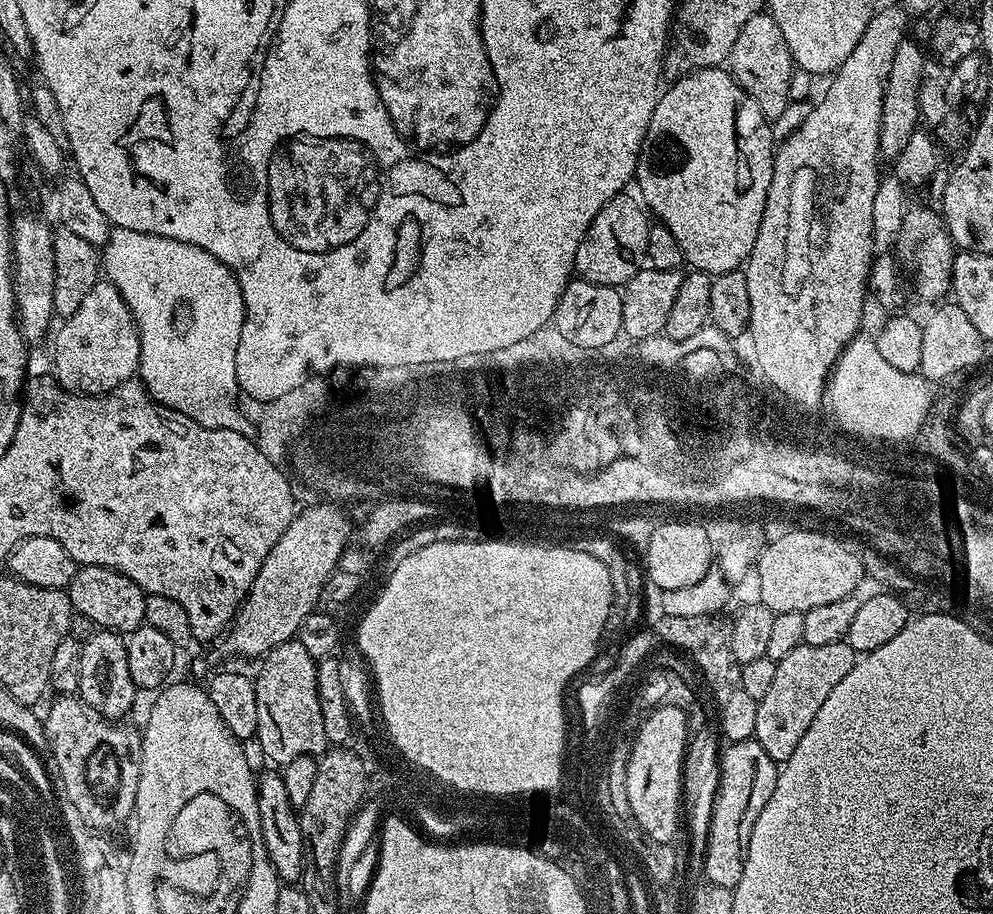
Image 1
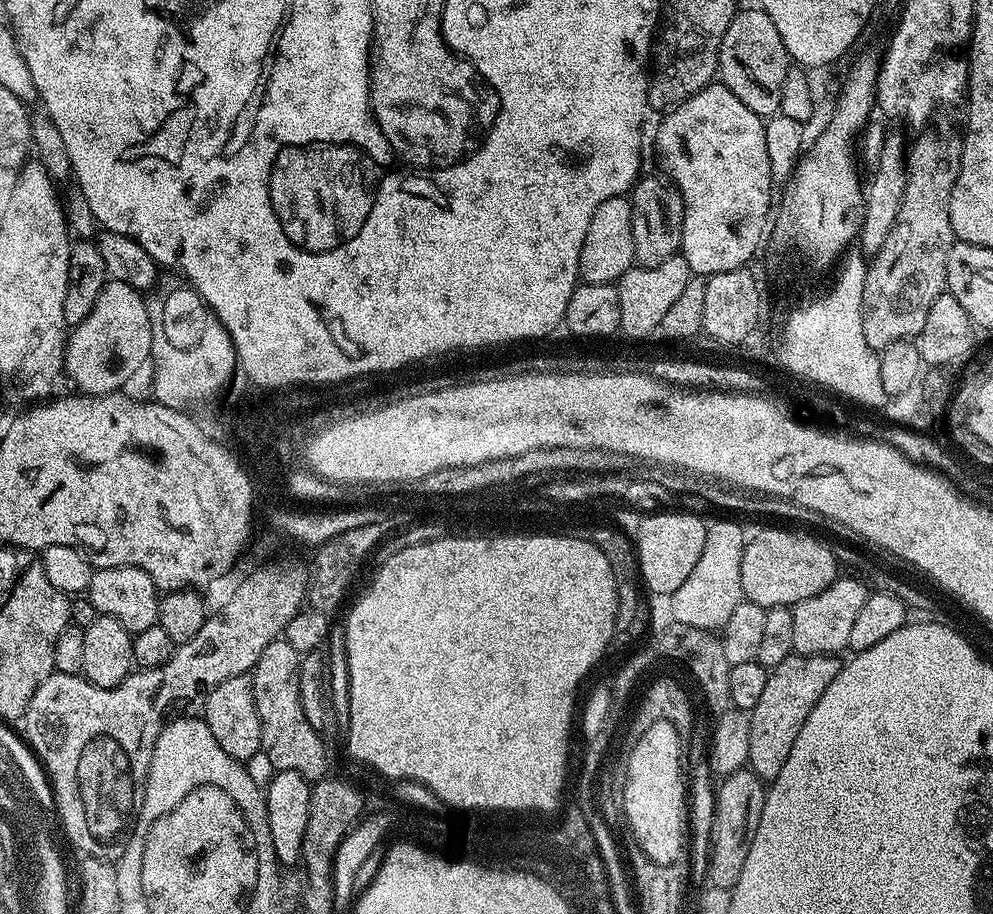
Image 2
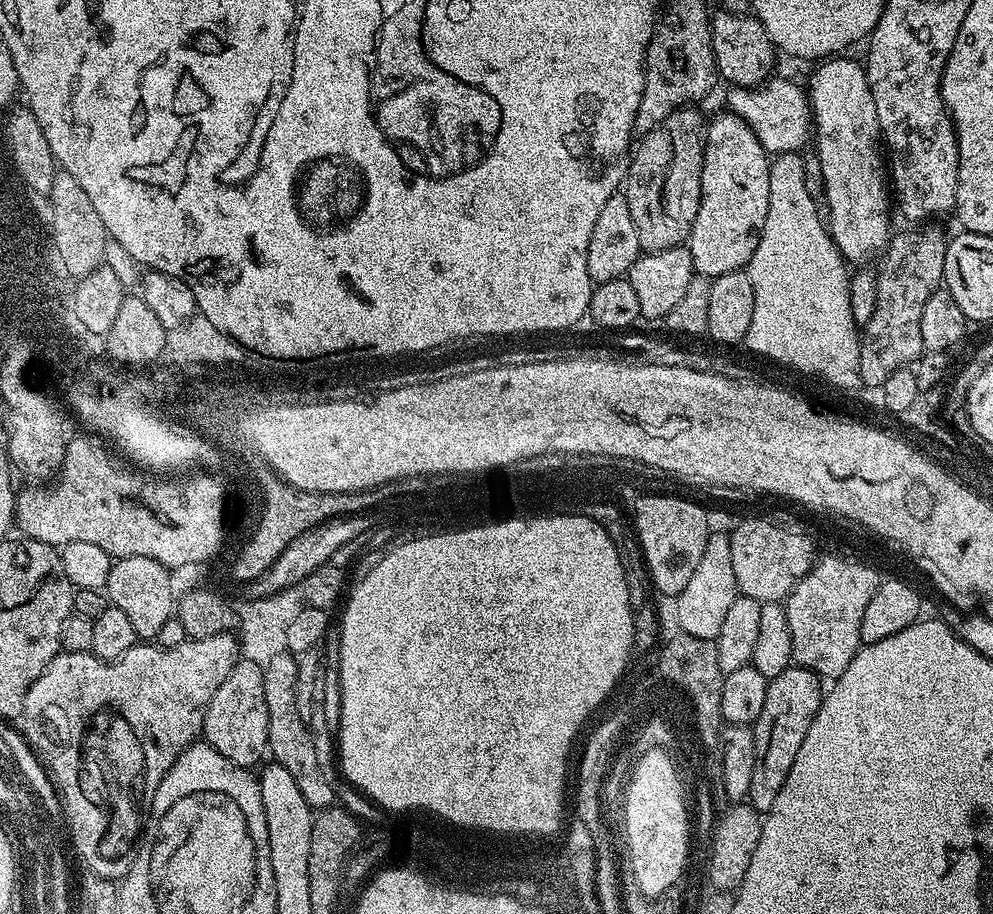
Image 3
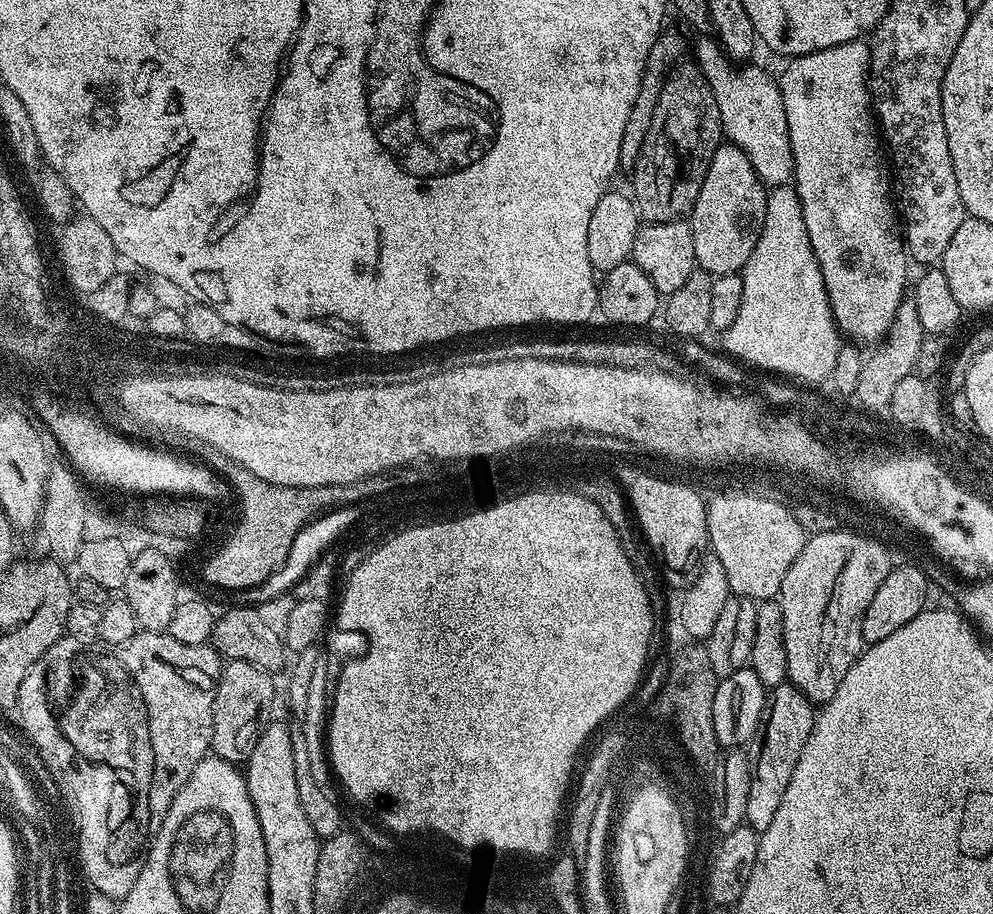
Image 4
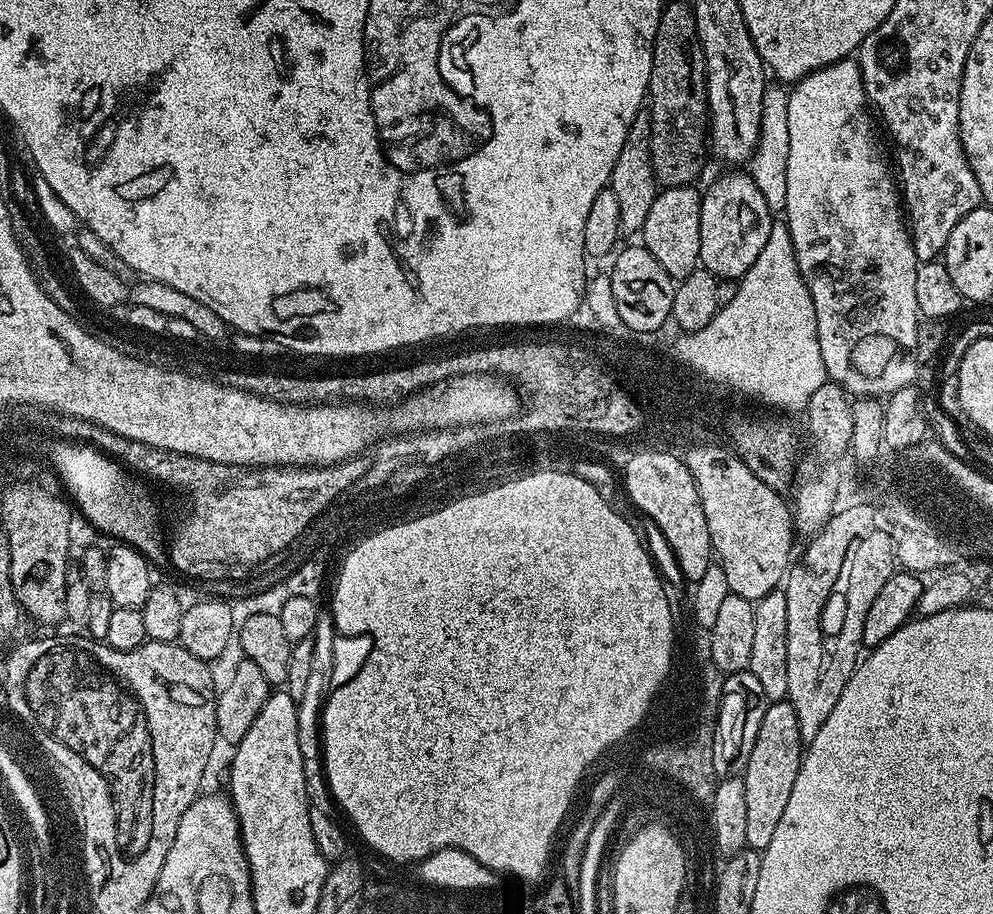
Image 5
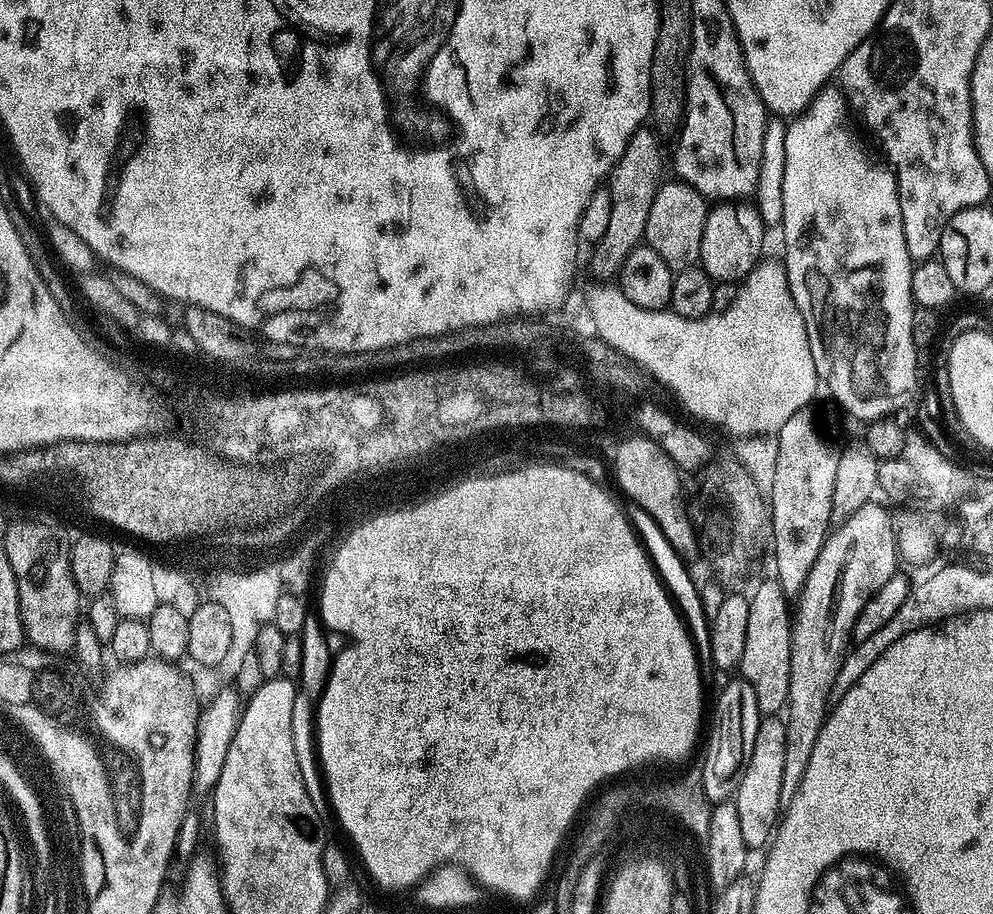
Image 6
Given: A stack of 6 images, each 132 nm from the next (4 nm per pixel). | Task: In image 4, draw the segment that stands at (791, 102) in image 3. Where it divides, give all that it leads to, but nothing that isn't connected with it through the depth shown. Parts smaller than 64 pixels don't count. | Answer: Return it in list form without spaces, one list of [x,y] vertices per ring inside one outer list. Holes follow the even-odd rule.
[[[700,34],[695,38],[697,40],[694,63],[703,72],[710,90],[714,90],[714,102],[718,102],[718,114],[722,118],[724,136],[731,144],[738,146],[738,150],[742,150],[746,158],[750,158],[750,166],[754,166],[754,174],[769,189],[791,185],[796,174],[794,150],[790,150],[790,126],[786,126],[786,106],[782,106],[782,94],[777,77],[771,76],[764,68],[737,66],[724,55],[724,49],[711,35]]]

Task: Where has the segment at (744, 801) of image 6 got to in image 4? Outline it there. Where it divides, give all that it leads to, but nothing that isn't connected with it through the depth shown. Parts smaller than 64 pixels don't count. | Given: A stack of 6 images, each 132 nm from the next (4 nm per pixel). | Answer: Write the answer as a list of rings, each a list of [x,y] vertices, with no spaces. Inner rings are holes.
[[[790,682],[771,689],[767,697],[758,735],[750,748],[752,762],[750,794],[746,794],[746,810],[744,811],[747,827],[753,828],[757,834],[764,832],[766,826],[774,822],[774,814],[778,811],[782,797],[786,794],[786,786],[790,786],[794,766],[798,766],[798,758],[802,758],[806,738],[810,738],[810,730],[814,730],[816,713],[817,709],[812,701],[808,700],[806,694],[802,694],[802,690],[798,690]]]

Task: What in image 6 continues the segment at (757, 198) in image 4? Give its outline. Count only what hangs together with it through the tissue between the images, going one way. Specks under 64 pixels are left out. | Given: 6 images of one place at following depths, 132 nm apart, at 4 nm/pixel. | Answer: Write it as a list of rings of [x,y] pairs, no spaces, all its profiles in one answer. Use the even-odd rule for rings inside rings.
[[[720,202],[709,211],[706,218],[706,230],[702,230],[702,250],[698,261],[699,267],[713,282],[736,284],[752,273],[752,269],[760,263],[762,253],[760,247],[764,244],[766,229],[762,218],[756,213],[755,207],[748,202]]]

